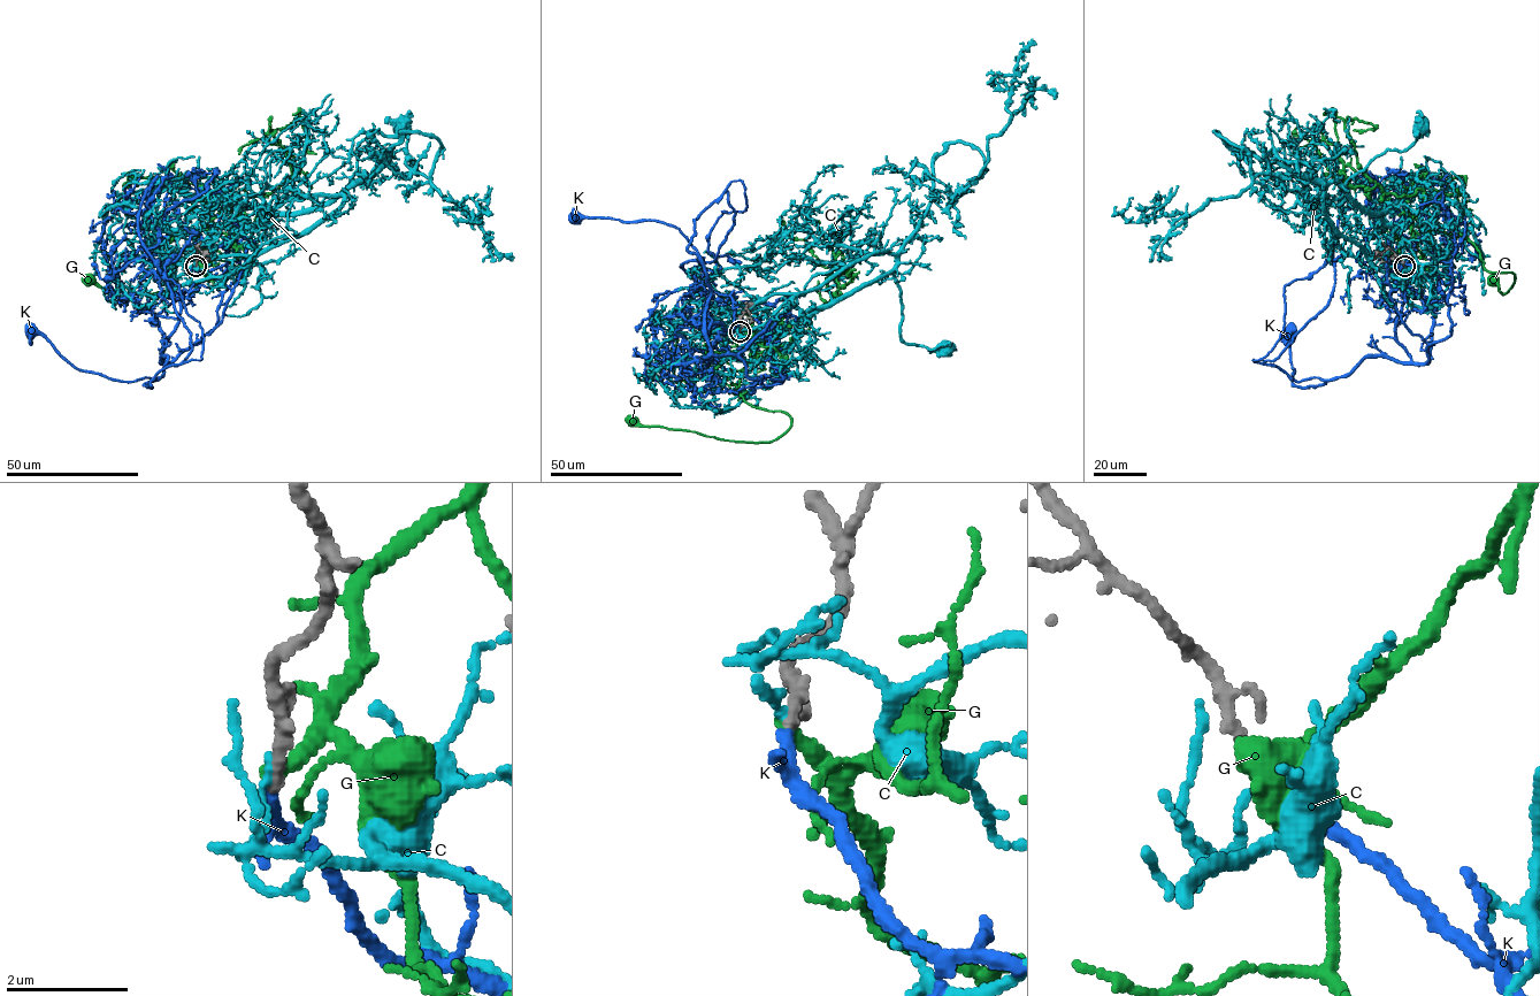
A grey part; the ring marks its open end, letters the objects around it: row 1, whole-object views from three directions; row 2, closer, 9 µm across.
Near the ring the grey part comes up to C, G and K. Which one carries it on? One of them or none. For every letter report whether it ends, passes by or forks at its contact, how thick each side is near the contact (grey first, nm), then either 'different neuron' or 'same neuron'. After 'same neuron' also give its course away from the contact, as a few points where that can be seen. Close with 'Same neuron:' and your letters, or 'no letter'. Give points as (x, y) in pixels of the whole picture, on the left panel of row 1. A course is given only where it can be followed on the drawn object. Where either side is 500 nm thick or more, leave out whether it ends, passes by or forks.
C: it ends; calibres 220 and 110 nm; different neuron
G: it passes by; calibres 200 and 200 nm; different neuron
K: it passes by; calibres 200 and 160 nm; same neuron; course (196, 266), (231, 296), (208, 334), (169, 364), (161, 358), (158, 380), (79, 370), (32, 330)
Same neuron: K

